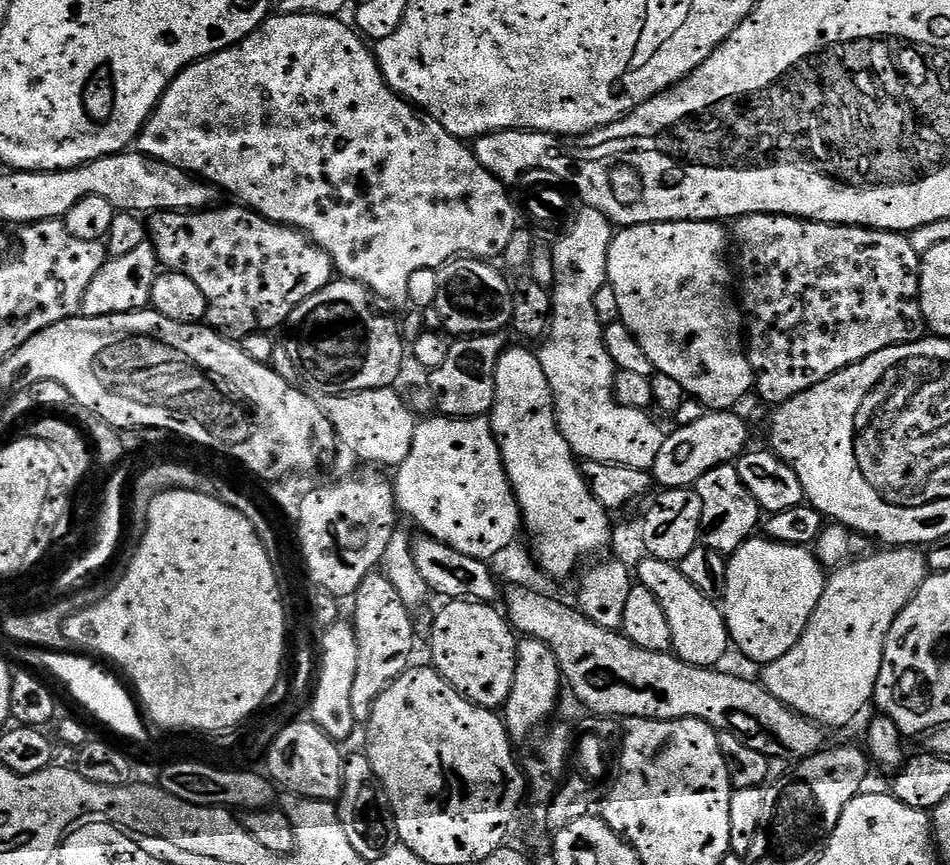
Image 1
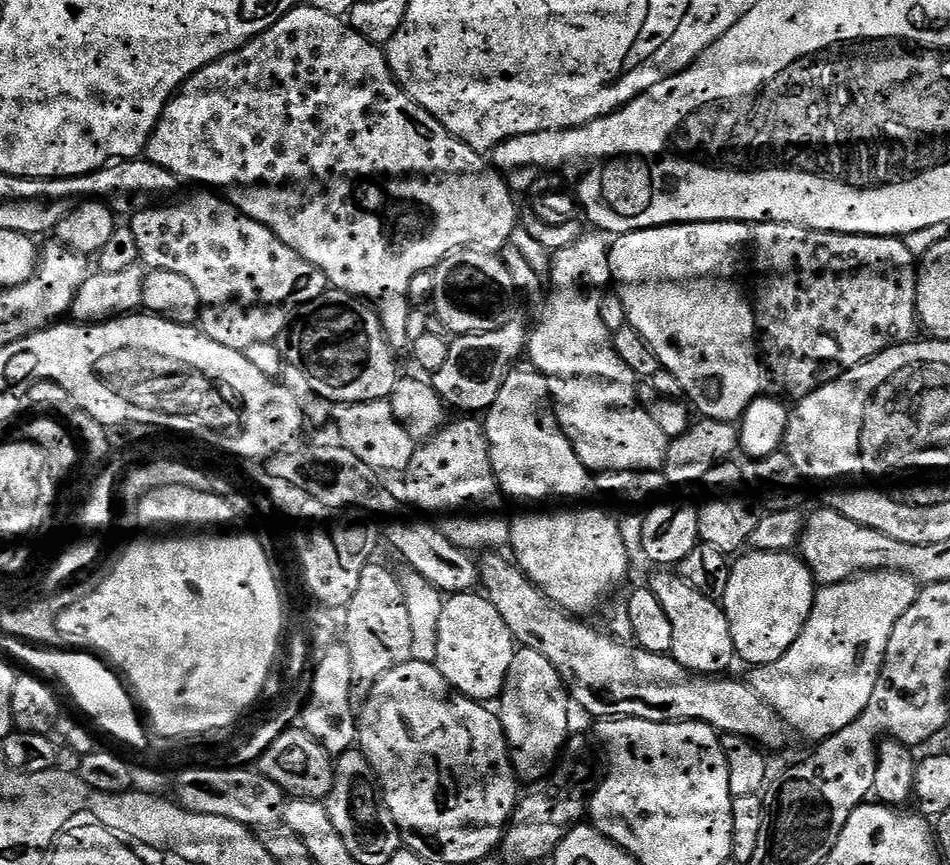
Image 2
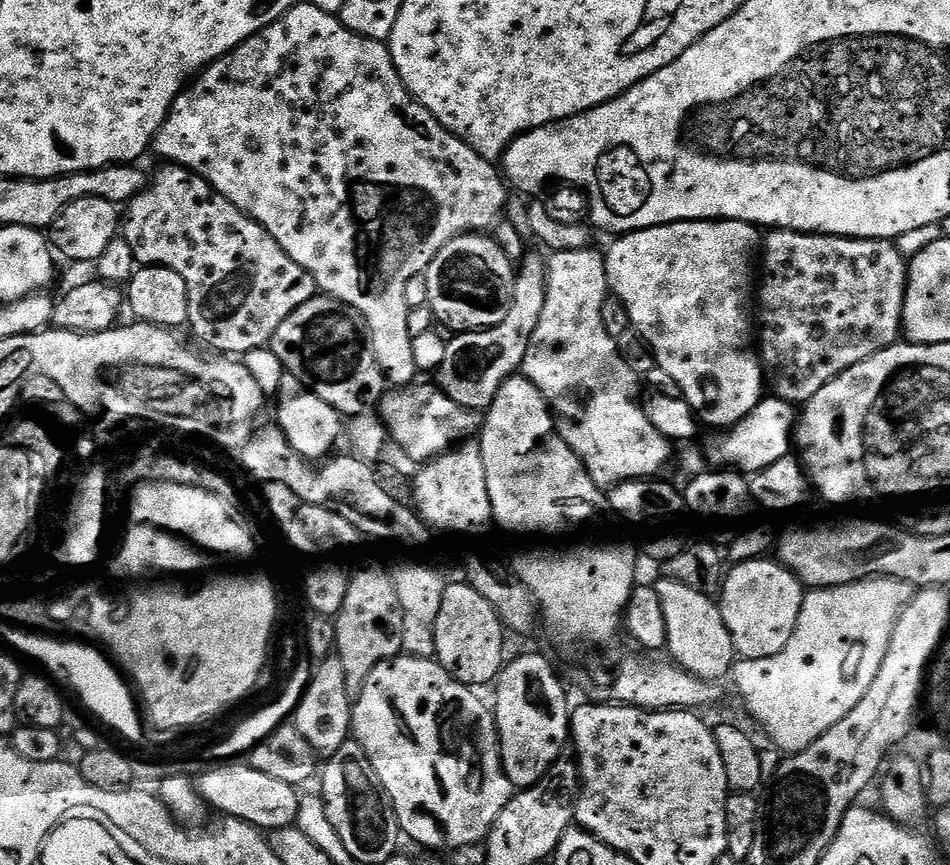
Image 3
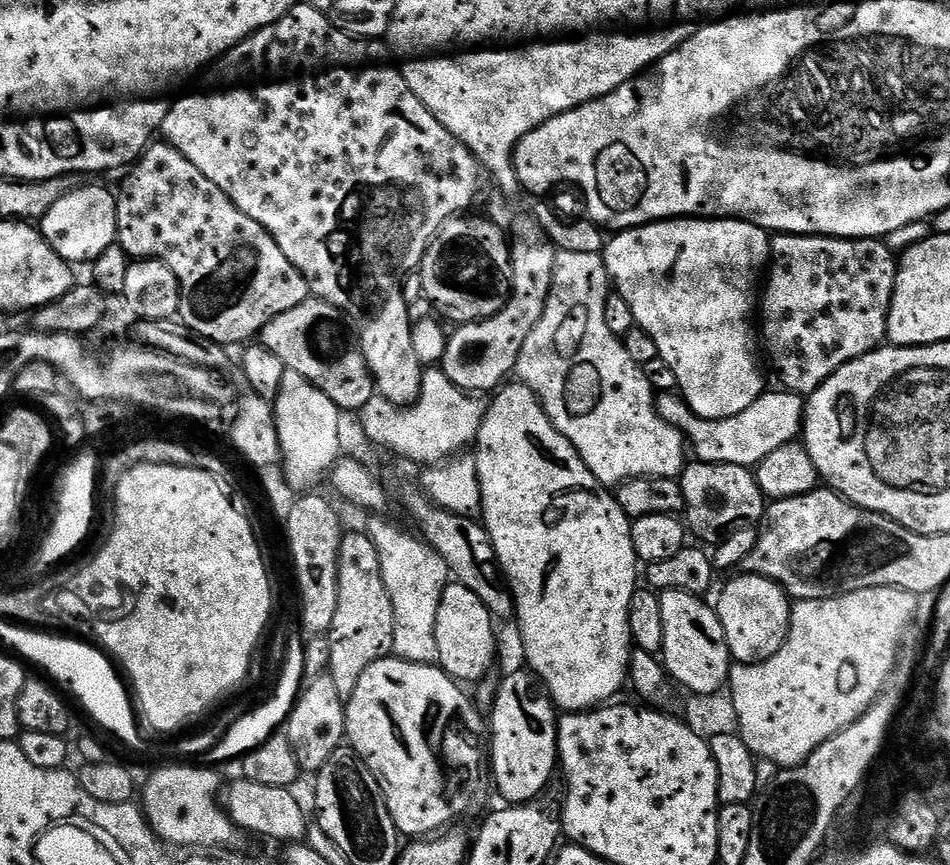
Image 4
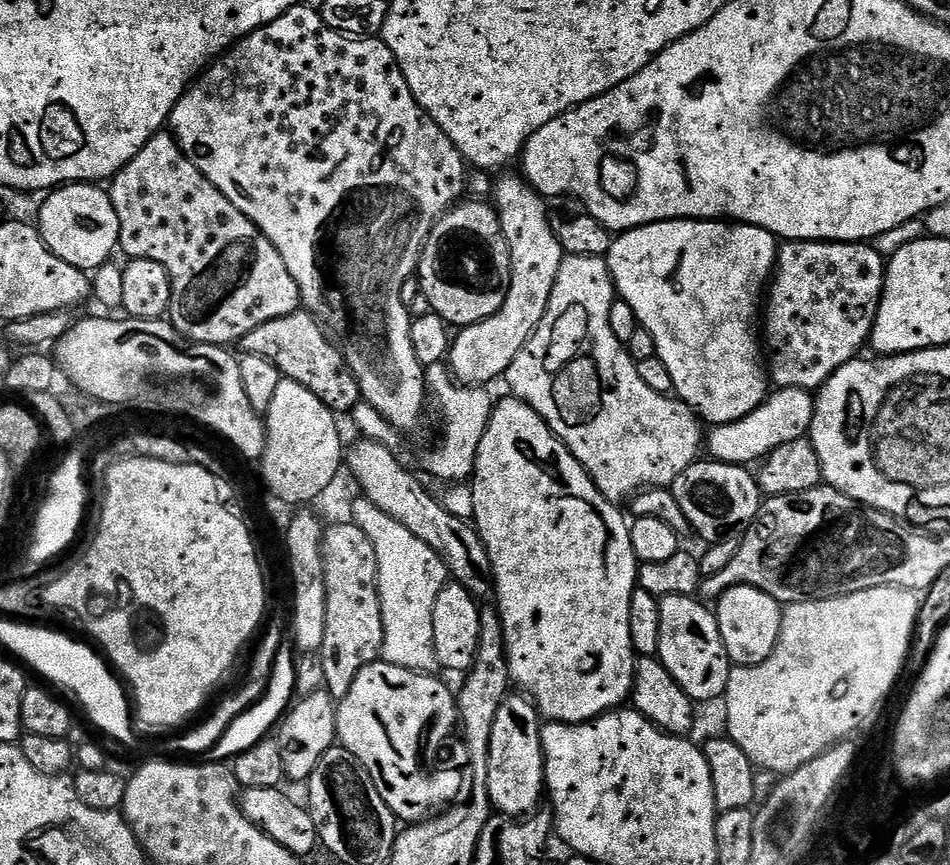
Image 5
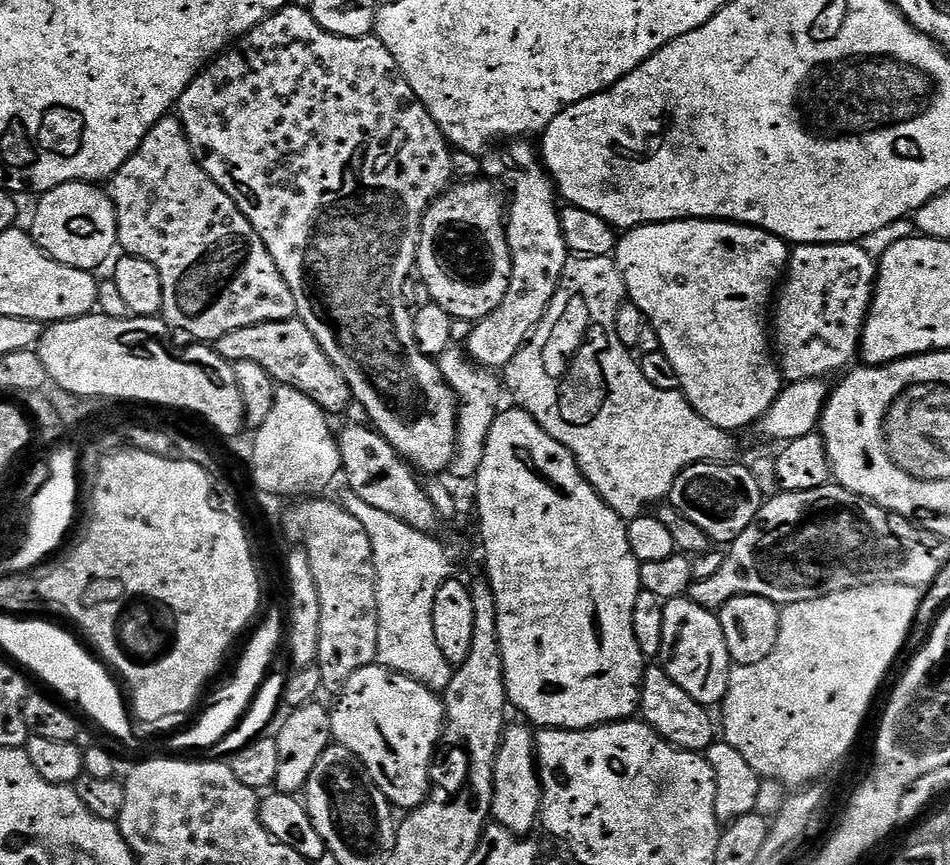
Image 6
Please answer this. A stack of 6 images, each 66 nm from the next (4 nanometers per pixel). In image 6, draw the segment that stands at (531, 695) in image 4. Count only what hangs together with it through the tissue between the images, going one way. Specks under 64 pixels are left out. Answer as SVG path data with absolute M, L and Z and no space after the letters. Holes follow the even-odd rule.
M509 723L500 738L492 775L491 819L516 836L531 837L540 815L540 773L536 767L534 732L527 723Z

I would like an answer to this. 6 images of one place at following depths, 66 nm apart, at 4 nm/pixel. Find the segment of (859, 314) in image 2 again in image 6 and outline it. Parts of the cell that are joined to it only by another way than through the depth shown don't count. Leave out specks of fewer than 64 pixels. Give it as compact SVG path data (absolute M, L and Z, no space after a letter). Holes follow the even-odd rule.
M860 242L797 244L791 249L786 275L774 304L774 356L778 361L780 375L788 384L828 378L831 372L844 367L847 369L853 363L851 360L857 359L860 335L864 333L864 323L868 321L872 296L876 292L877 275L877 261L866 254Z

